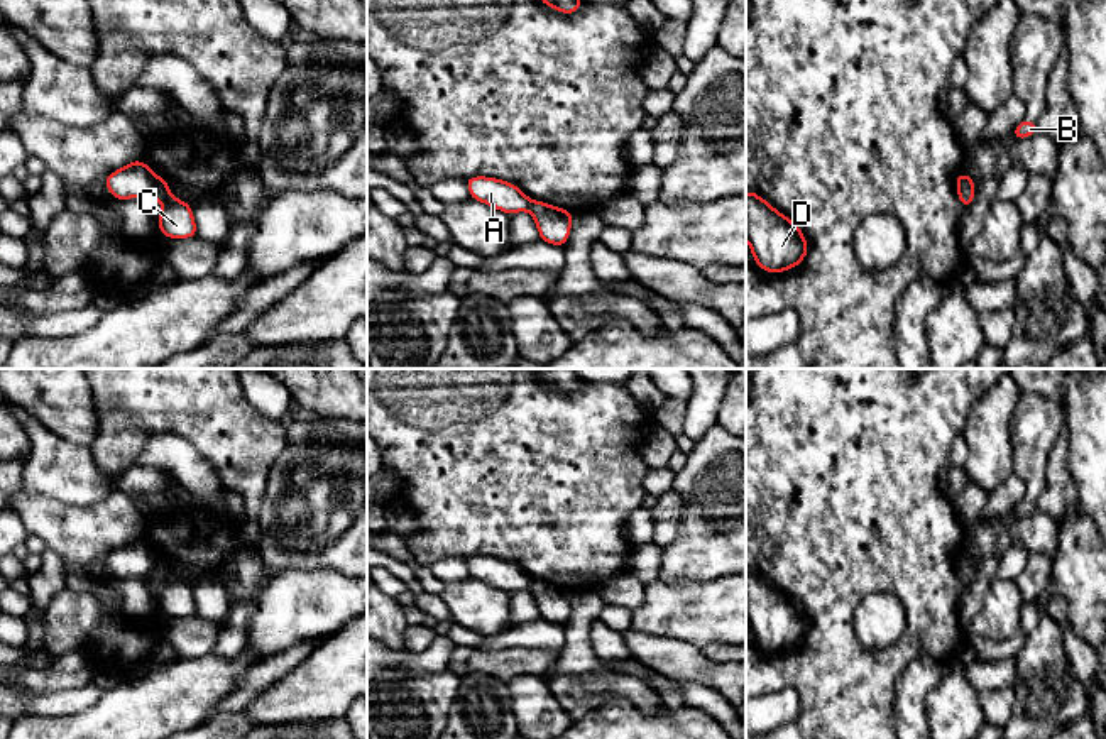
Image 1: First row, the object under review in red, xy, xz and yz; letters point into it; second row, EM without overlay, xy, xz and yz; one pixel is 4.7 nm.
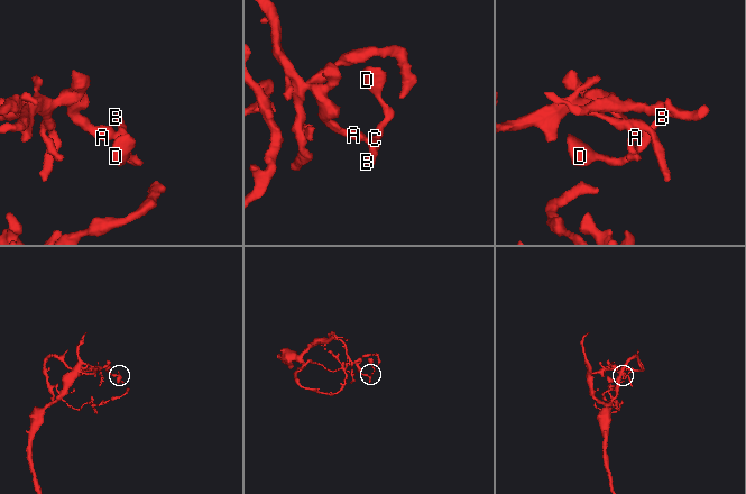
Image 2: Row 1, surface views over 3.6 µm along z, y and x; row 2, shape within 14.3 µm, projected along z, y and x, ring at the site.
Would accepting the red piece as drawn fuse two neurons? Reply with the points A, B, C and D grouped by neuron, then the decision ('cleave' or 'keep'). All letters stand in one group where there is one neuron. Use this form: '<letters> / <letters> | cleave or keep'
A / B C D | cleave

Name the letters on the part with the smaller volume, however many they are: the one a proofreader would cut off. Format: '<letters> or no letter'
B, C, D

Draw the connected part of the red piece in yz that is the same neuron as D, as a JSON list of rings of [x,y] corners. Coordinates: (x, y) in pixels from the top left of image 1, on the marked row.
[[[754,191],[746,193],[746,242],[756,264],[766,272],[798,265],[808,250],[800,227]]]

